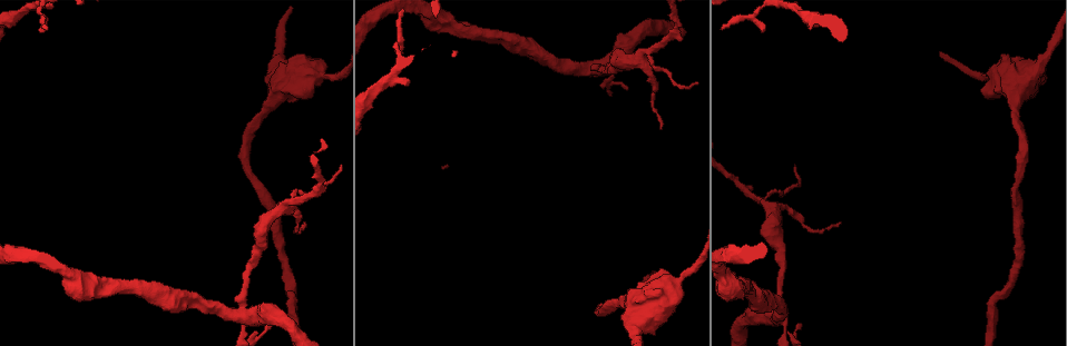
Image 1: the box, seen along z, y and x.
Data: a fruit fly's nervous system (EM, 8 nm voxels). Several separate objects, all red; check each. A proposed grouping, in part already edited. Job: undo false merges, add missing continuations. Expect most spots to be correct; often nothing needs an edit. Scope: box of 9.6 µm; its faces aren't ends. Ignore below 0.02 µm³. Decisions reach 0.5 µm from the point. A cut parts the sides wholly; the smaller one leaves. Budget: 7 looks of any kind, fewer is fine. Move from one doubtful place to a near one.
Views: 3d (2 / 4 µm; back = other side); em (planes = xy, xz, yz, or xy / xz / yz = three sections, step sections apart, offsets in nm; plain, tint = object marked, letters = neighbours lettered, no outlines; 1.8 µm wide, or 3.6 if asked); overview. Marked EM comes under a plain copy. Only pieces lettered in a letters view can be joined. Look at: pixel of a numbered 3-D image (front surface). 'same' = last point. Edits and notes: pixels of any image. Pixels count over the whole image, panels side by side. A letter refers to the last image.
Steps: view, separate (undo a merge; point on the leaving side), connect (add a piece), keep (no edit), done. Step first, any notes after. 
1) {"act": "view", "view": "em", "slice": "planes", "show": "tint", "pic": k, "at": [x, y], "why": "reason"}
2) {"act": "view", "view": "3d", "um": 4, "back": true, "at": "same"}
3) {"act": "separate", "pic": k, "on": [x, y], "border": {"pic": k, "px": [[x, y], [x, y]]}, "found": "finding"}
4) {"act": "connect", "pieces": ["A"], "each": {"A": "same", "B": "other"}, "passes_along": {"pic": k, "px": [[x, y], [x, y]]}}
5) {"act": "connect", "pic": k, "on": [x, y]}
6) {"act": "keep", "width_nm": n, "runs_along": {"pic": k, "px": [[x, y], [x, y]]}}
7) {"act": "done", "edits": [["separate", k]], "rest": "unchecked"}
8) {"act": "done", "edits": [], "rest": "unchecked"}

{"act": "view", "view": "em", "slice": "yz", "step": 4, "show": "tint", "pic": 1, "at": [40, 30], "why": "branch stops here"}

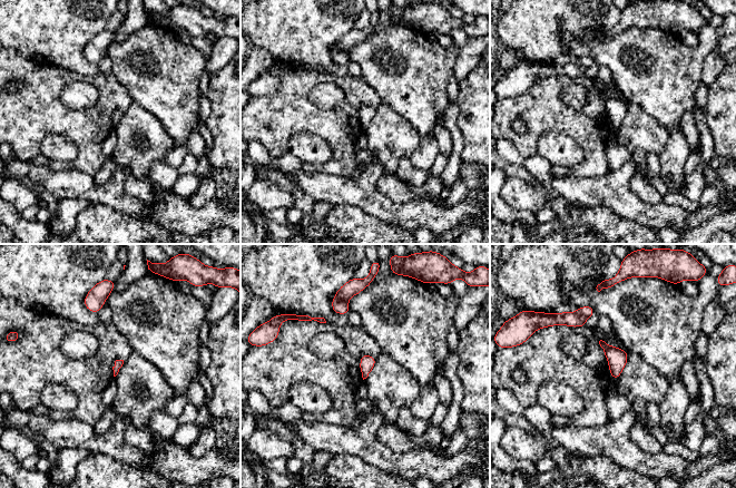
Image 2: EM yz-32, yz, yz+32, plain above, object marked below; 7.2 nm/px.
{"act": "view", "view": "em", "slice": "yz", "step": 4, "show": "letters", "at": "same", "why": "what lies round it"}

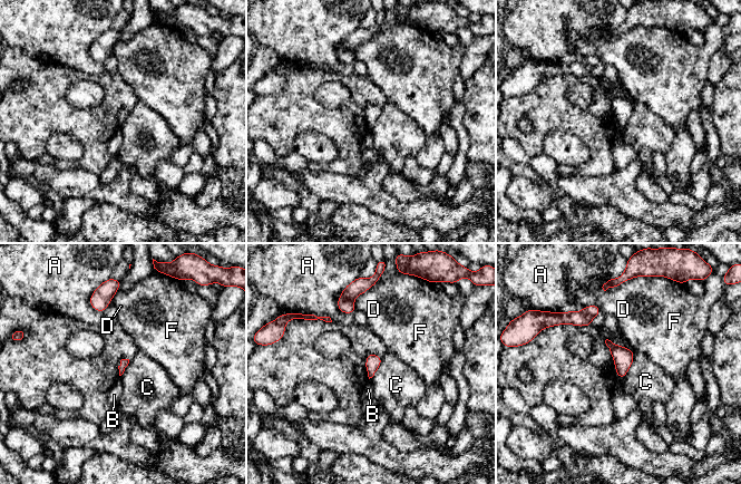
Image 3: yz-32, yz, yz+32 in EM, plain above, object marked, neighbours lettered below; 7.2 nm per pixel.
{"act": "keep", "longest_contact_nm": ["C", 220], "each": {"A": "other", "B": "other", "C": "other", "D": "other", "F": "other"}, "found": "none of them fits"}

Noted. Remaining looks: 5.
{"act": "view", "view": "em", "slice": "xz", "step": 8, "show": "letters", "pic": 1, "at": [240, 314], "why": "a narrow waist"}

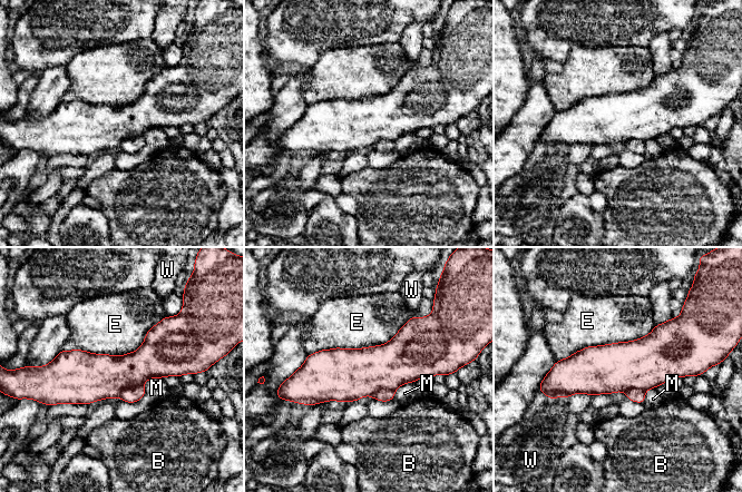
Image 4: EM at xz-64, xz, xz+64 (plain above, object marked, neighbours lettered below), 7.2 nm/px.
{"act": "separate", "pic": 4, "on": [133, 394], "each": {"B": "other", "E": "other", "M": "other", "W": "other"}, "border": {"pic": 4, "px": [[142, 385], [127, 386], [119, 396]]}, "found": "two cells meet here"}

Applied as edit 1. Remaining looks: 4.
{"act": "view", "view": "em", "um": 3.6, "slice": "planes", "show": "letters", "pic": 1, "at": [637, 329], "why": "thick turns thin"}

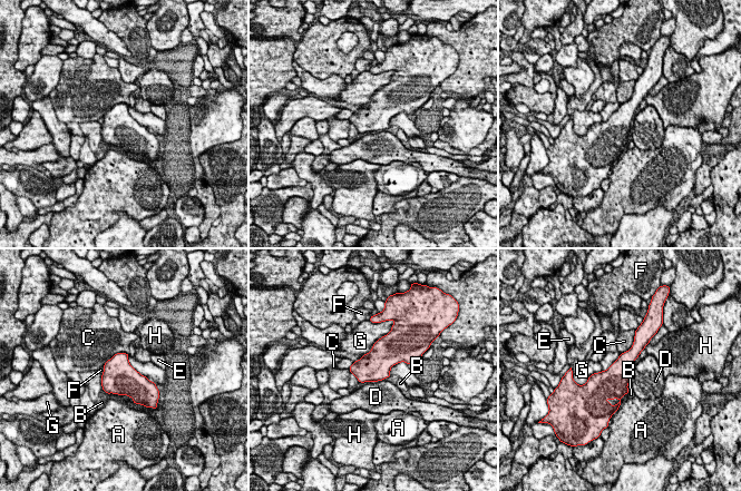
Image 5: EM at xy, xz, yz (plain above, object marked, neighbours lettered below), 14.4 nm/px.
{"act": "keep", "each": {"A": "other", "B": "other", "C": "other", "D": "other", "E": "other", "F": "other", "G": "other", "H": "other"}, "border": {"pic": 5, "px": [[633, 369], [630, 381]]}, "found": "one cell here"}

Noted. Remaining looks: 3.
{"act": "done", "edits": [["separate", 4]], "rest": "unchecked"}

